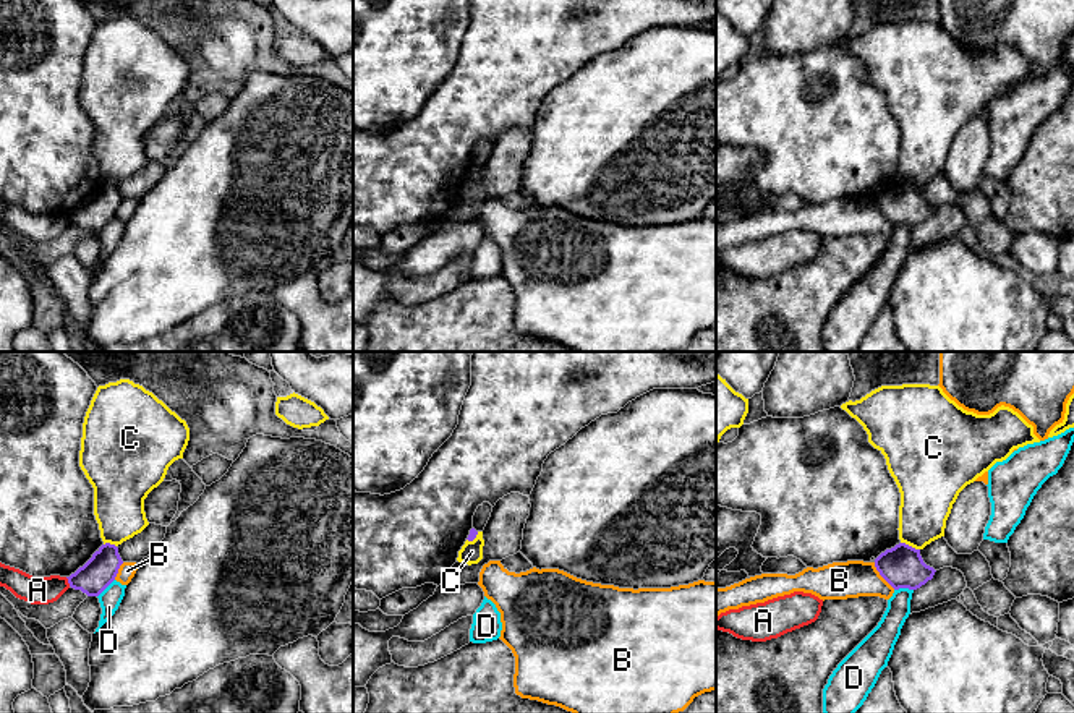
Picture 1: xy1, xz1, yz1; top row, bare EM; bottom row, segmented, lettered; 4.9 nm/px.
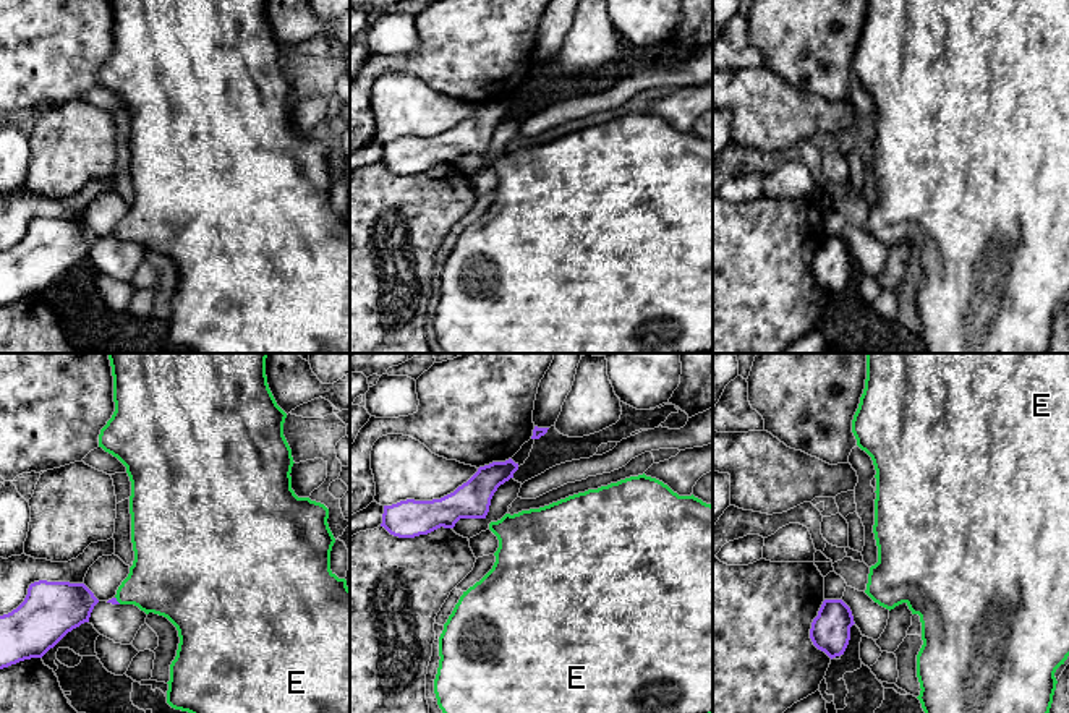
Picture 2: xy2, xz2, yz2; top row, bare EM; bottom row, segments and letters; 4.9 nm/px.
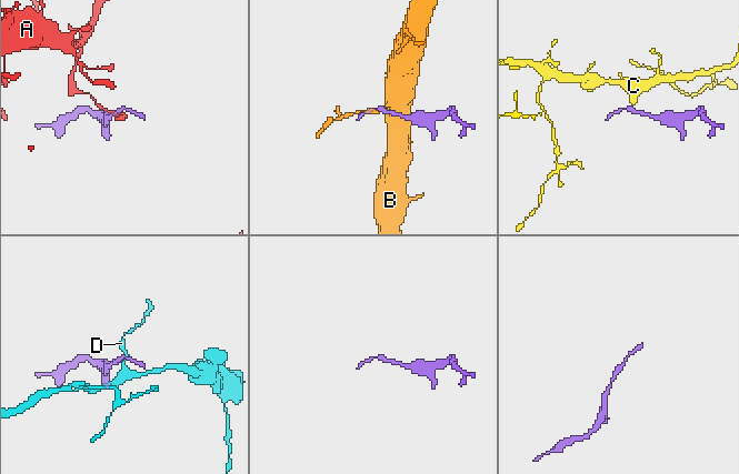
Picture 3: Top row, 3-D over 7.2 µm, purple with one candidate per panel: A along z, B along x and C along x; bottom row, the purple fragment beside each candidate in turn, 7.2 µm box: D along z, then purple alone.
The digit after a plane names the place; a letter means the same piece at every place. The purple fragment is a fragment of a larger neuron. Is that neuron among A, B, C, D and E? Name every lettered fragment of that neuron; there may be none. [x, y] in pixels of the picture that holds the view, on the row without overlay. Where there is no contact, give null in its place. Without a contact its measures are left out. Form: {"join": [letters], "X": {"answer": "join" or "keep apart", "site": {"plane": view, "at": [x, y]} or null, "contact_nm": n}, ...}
{"join": ["E"], "A": {"answer": "keep apart", "site": {"plane": "xy1", "at": [68, 219]}, "contact_nm": 50}, "B": {"answer": "keep apart", "site": {"plane": "yz1", "at": [882, 213]}, "contact_nm": 170}, "C": {"answer": "keep apart", "site": {"plane": "yz1", "at": [911, 183]}, "contact_nm": 100}, "D": {"answer": "keep apart", "site": {"plane": "yz1", "at": [903, 224]}, "contact_nm": 100}, "E": {"answer": "join", "site": {"plane": "xy2", "at": [115, 237]}, "contact_nm": 50}}

